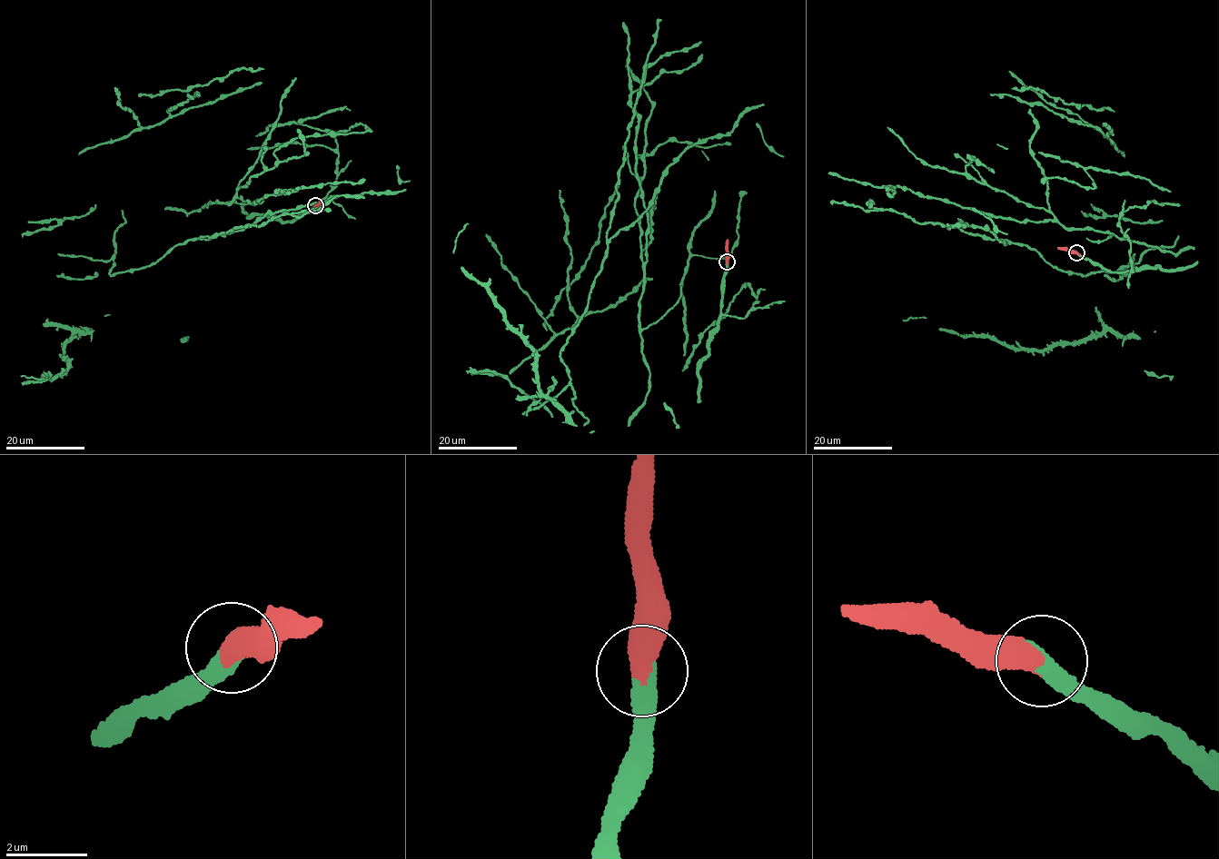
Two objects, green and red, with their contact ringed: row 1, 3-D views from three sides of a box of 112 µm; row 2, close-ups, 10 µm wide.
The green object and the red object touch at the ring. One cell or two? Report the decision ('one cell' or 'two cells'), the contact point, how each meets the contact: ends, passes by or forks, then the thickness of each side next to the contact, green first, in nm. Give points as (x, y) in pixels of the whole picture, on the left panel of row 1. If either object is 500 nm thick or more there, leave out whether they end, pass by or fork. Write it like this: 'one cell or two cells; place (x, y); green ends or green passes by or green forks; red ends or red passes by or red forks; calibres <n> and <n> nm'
one cell; place (315, 205); calibres 440 and 600 nm

